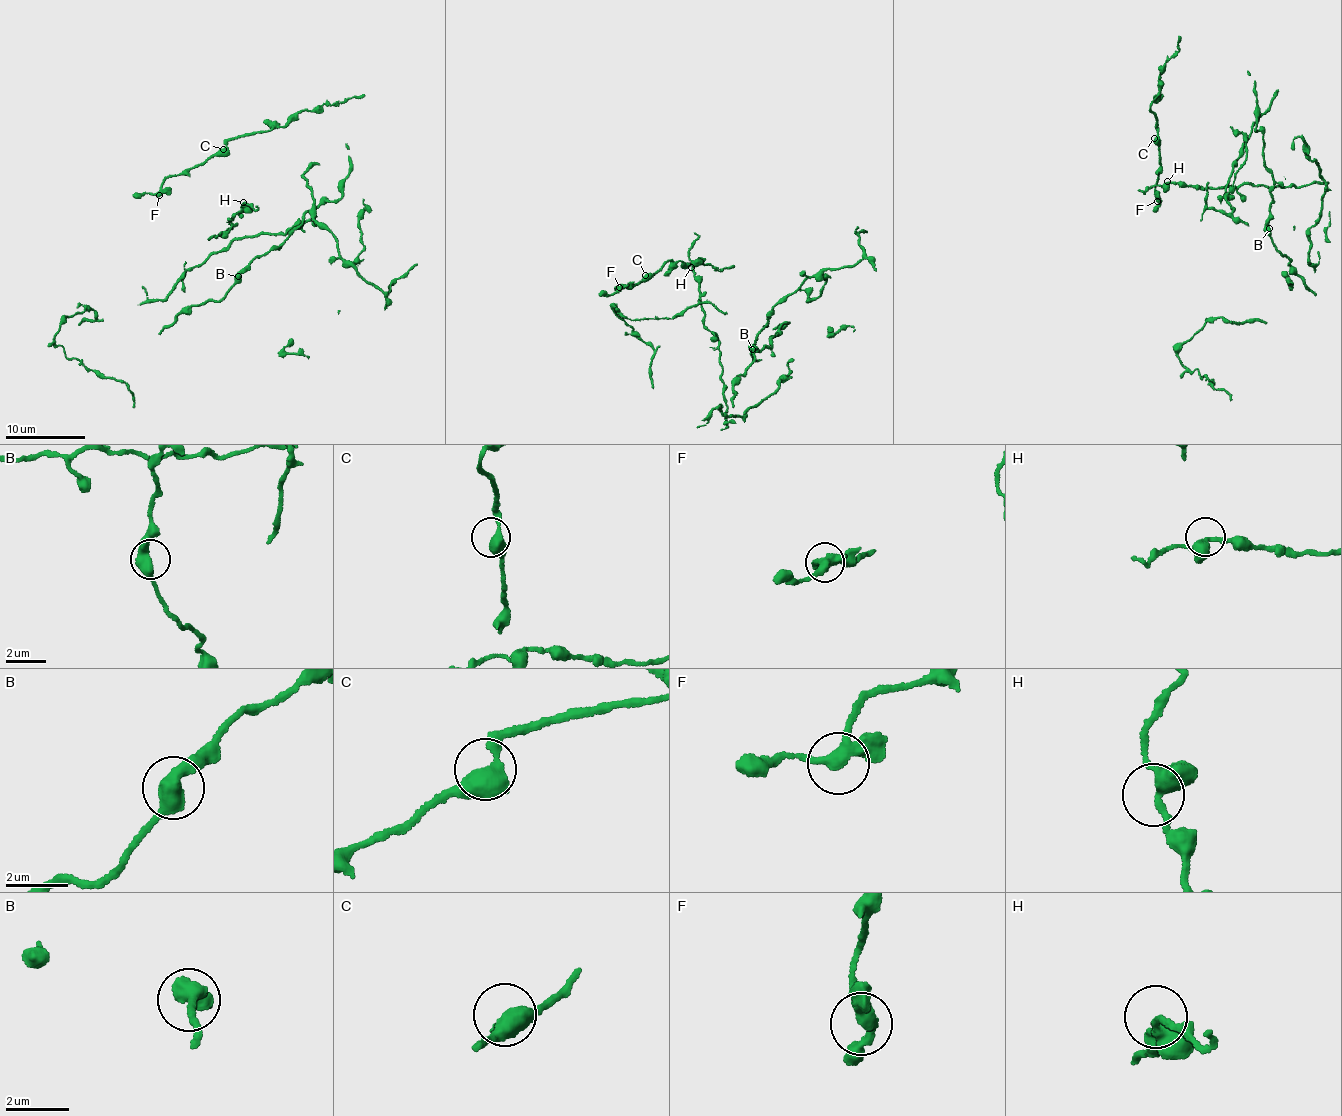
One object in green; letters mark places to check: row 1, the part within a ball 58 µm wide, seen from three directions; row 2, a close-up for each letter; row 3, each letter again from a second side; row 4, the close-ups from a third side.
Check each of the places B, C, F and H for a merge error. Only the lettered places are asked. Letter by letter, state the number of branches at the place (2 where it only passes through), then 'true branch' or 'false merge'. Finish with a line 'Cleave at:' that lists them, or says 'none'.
B: 2 | true branch
C: 2 | true branch
F: 3 | true branch
H: 3 | true branch
Cleave at: none

